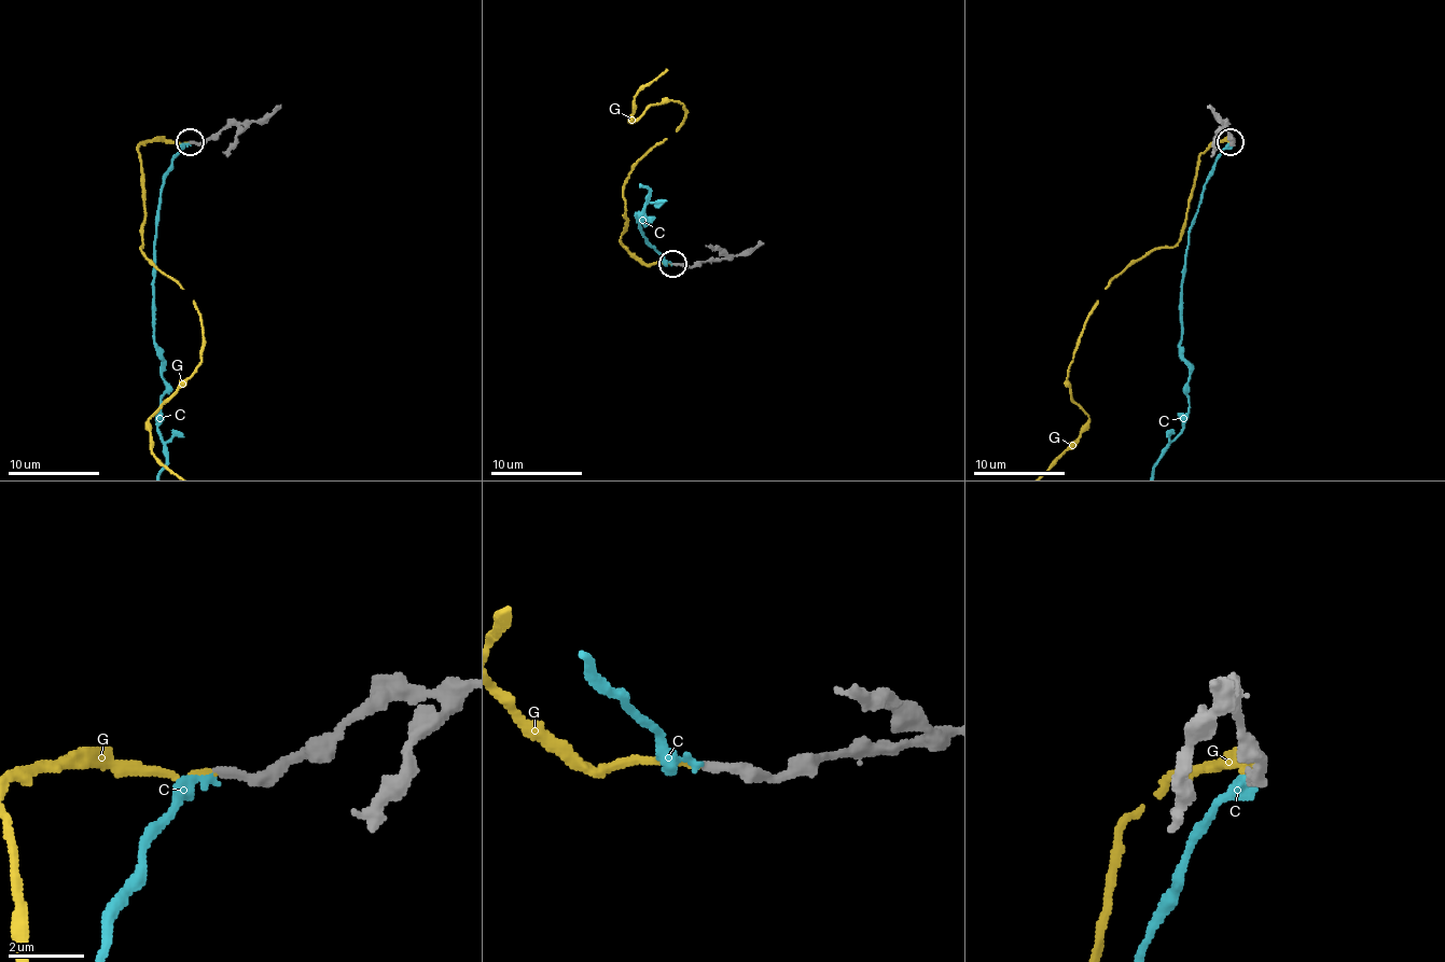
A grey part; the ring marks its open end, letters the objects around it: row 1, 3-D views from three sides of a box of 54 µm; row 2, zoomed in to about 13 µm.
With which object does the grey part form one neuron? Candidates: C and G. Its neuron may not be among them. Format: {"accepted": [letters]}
{"accepted": ["G"]}

